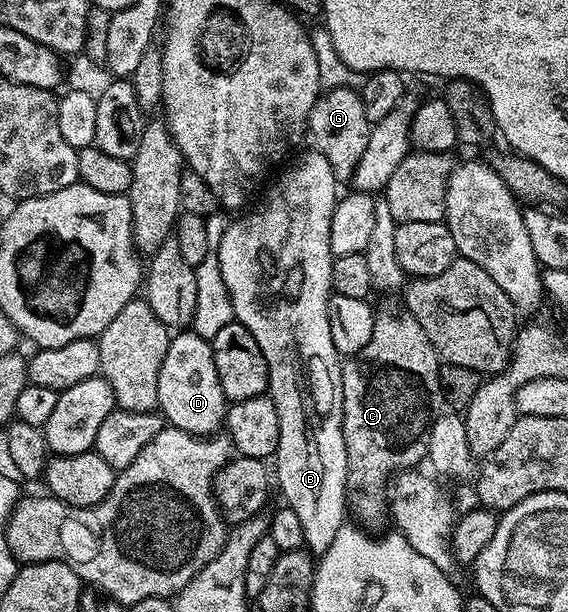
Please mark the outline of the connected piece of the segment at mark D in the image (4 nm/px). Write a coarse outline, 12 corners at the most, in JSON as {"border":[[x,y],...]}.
{"border":[[172,336],[158,412],[195,437],[220,432],[229,402],[210,341]]}

